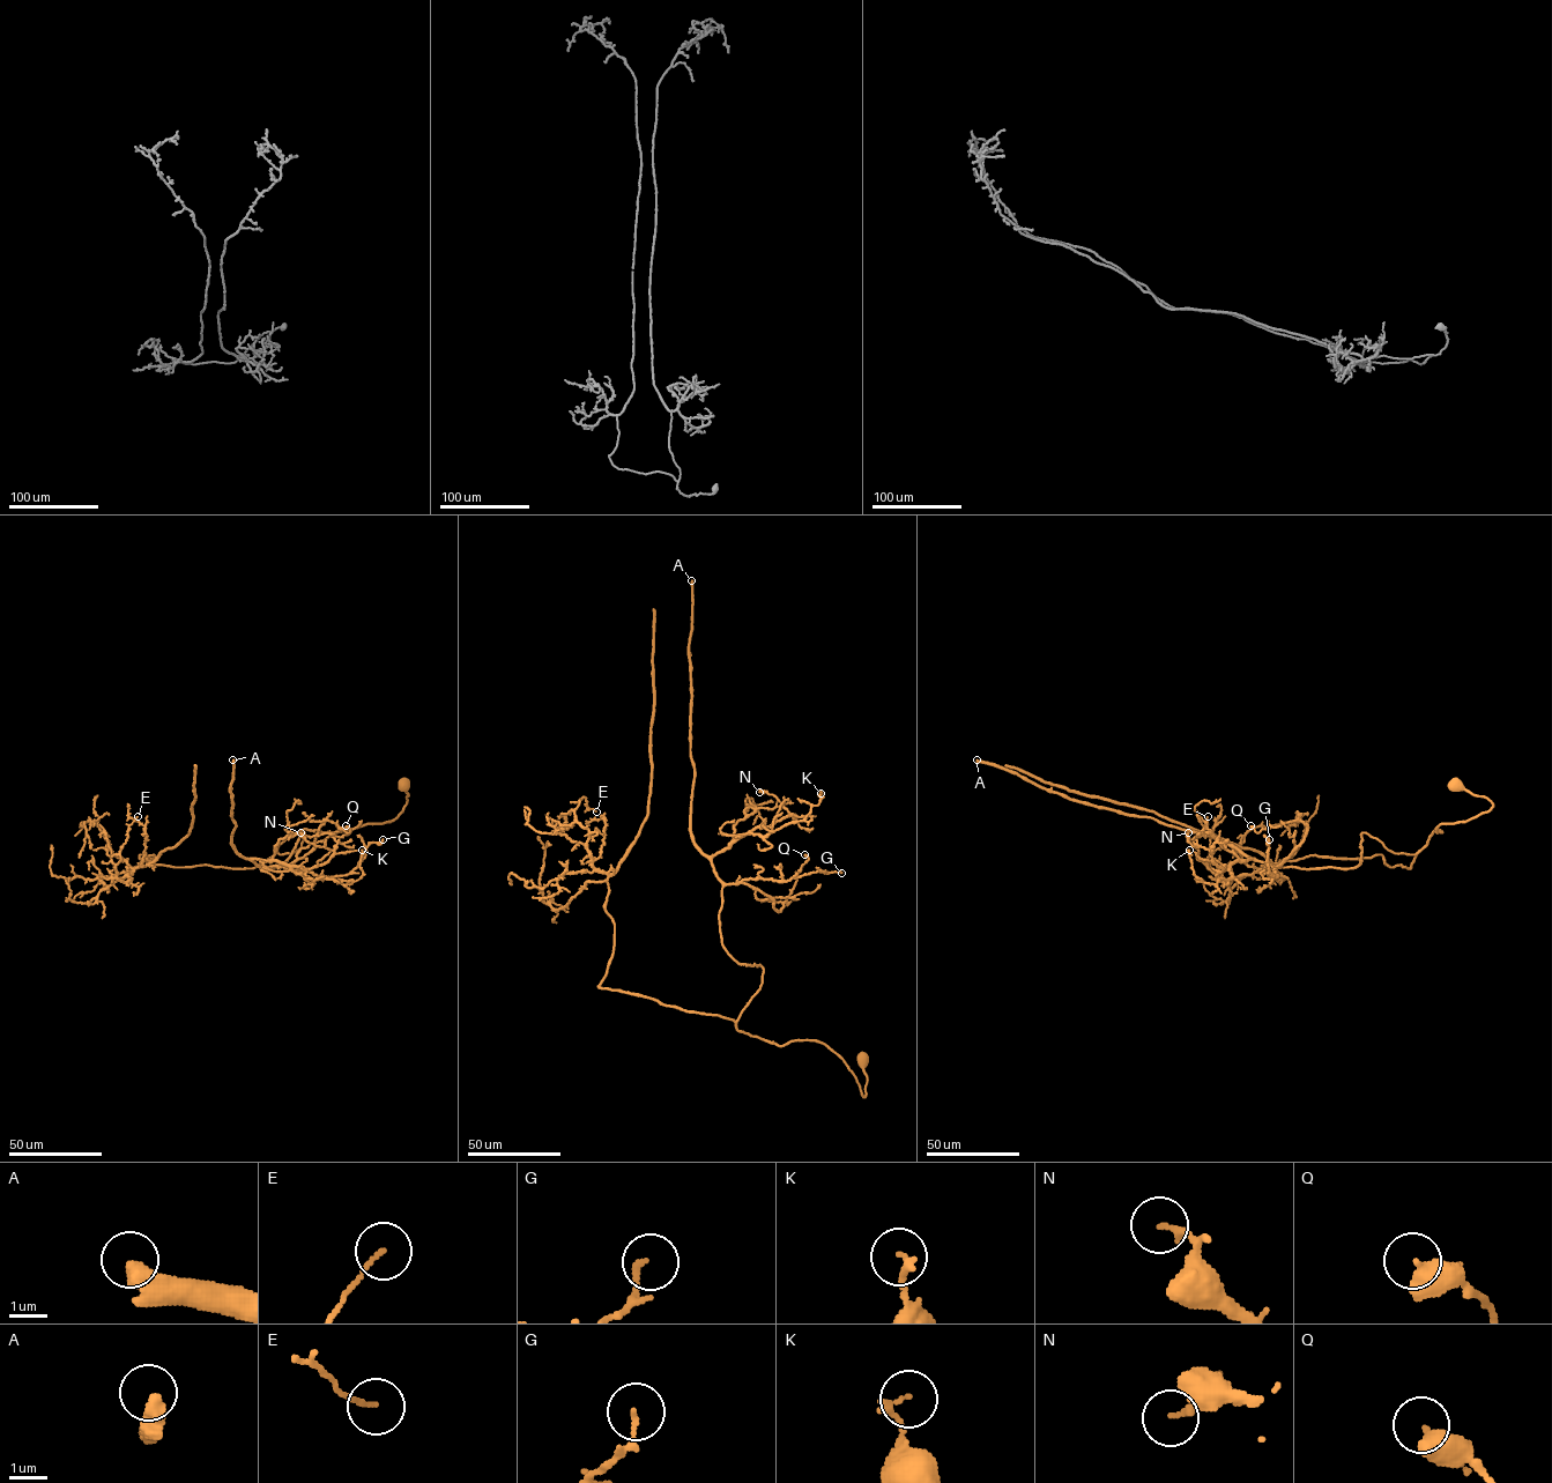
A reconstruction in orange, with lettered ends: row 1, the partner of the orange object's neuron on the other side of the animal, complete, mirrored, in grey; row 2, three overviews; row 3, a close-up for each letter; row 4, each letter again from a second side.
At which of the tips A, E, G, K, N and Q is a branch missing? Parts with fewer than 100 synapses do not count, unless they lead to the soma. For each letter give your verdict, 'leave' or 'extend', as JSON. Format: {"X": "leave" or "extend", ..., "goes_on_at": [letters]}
{"A": "leave", "E": "leave", "G": "leave", "K": "leave", "N": "leave", "Q": "leave", "goes_on_at": []}

